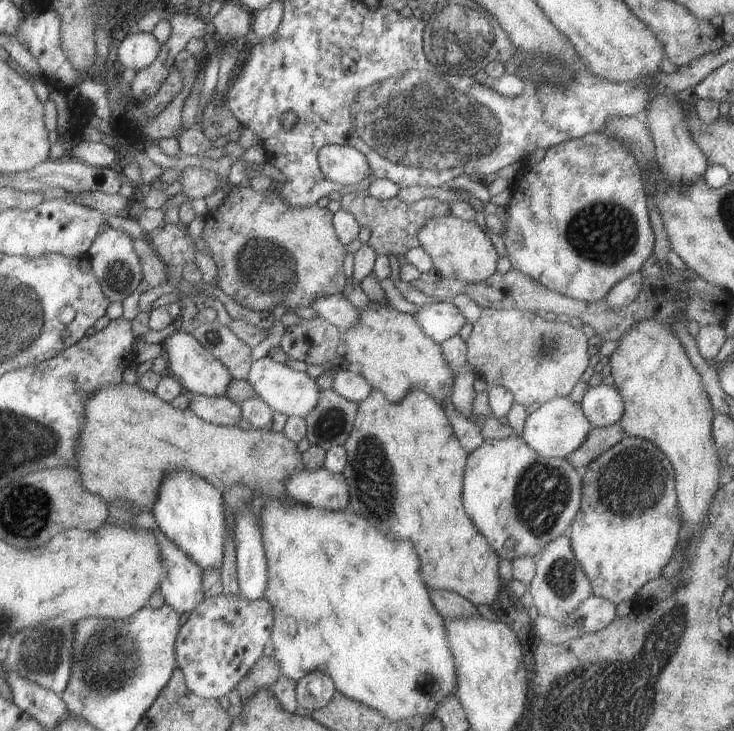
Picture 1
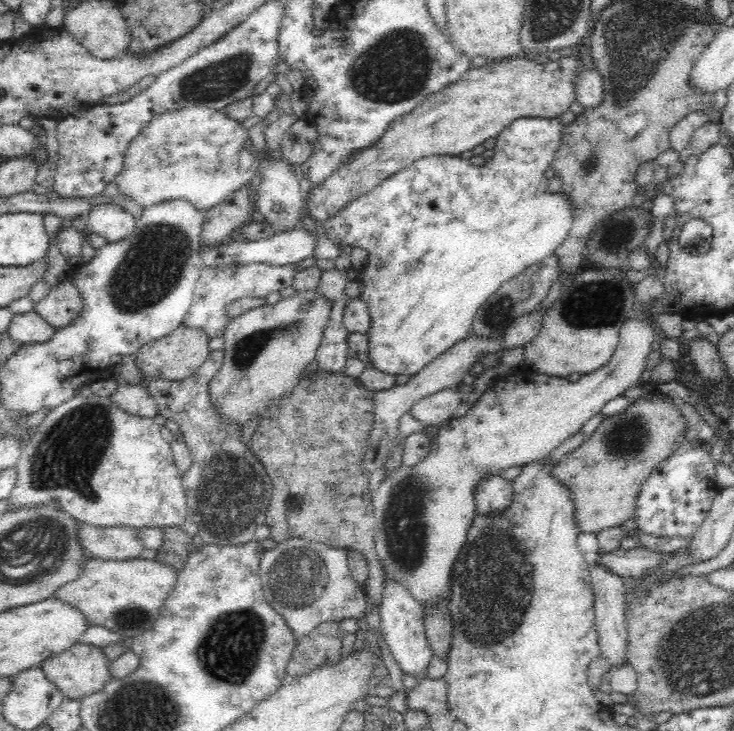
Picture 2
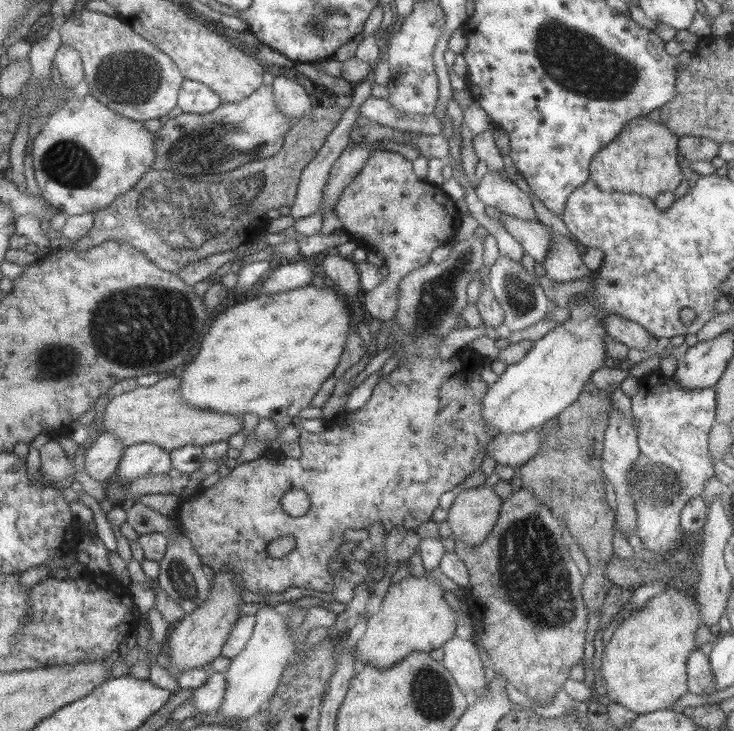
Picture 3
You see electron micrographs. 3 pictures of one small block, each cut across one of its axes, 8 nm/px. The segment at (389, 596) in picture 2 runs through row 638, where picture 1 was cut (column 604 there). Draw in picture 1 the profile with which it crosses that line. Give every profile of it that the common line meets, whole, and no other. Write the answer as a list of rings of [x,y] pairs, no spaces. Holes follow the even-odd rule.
[[[604,383],[590,387],[579,403],[586,418],[600,428],[618,423],[625,411],[620,391]]]

